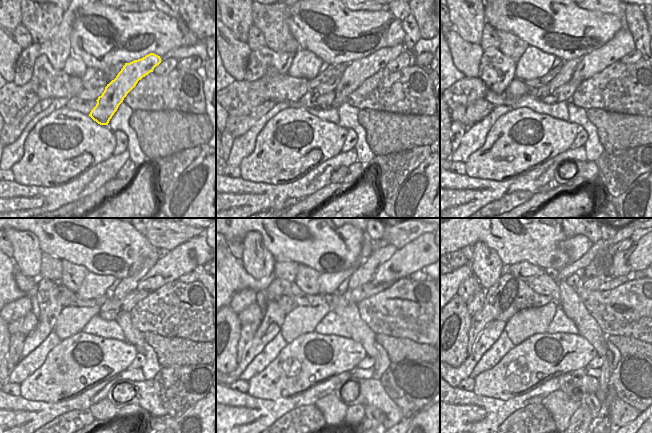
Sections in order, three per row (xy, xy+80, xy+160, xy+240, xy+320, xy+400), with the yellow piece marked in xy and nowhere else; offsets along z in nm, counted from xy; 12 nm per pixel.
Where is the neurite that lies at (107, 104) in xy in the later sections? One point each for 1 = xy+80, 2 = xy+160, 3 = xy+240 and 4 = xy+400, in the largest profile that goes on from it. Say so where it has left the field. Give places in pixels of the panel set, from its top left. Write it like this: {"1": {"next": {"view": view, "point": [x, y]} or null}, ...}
{"1": {"next": {"view": "xy+80", "point": [357, 71]}}, "2": {"next": {"view": "xy+160", "point": [622, 43]}}, "3": {"next": {"view": "xy+240", "point": [184, 258]}}, "4": {"next": {"view": "xy+400", "point": [641, 255]}}}

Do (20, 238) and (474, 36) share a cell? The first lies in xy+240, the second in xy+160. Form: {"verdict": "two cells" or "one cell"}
{"verdict": "one cell"}

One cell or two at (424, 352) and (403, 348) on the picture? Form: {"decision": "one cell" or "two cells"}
{"decision": "one cell"}

